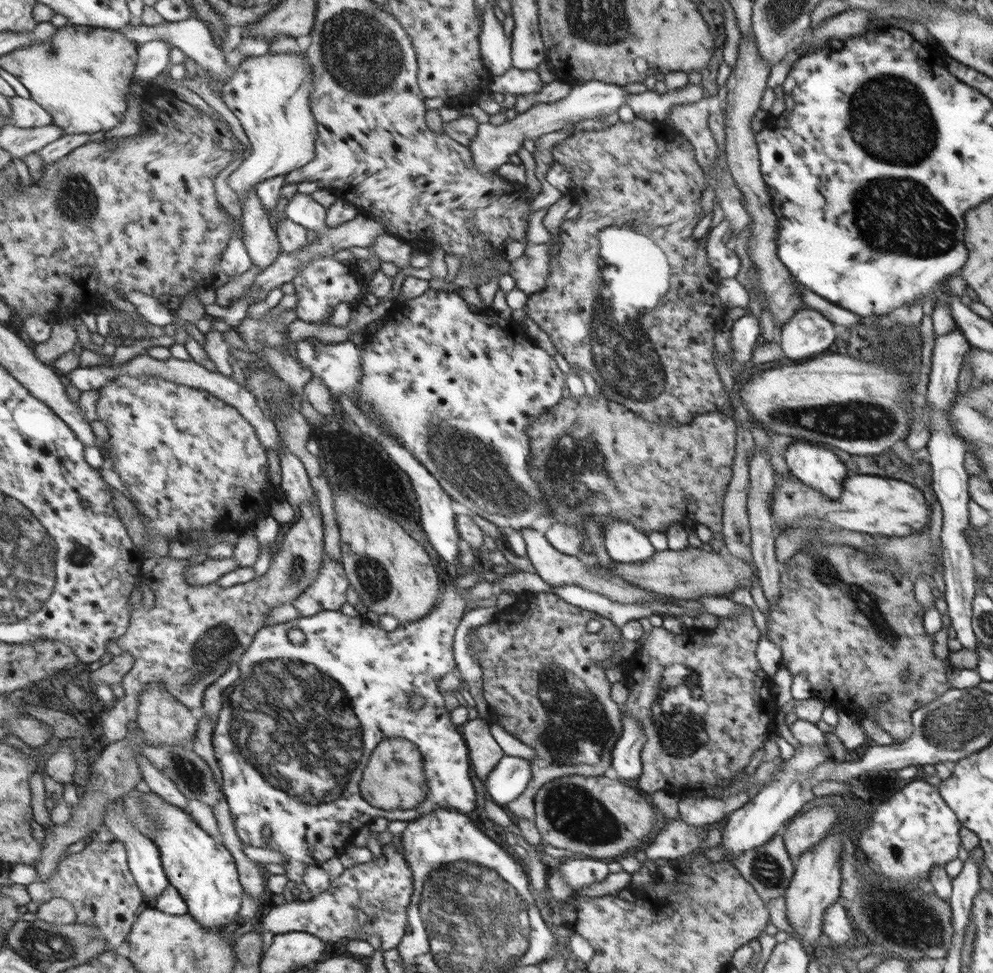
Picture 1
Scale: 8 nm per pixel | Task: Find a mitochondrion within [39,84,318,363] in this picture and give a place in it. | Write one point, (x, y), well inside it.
(72, 196)

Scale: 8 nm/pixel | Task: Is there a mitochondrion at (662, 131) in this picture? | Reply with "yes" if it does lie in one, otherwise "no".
no

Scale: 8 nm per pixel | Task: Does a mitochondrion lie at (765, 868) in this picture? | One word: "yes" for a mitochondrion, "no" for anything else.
yes

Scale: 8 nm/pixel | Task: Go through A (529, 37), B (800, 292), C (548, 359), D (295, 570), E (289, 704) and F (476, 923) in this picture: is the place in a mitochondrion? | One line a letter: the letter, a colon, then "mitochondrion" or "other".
A: other
B: other
C: other
D: mitochondrion
E: mitochondrion
F: mitochondrion

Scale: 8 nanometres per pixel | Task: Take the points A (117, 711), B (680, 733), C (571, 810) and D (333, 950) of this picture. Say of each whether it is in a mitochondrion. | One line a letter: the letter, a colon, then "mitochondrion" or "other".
A: other
B: mitochondrion
C: mitochondrion
D: other

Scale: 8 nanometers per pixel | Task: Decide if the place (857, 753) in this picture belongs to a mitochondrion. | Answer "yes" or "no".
no

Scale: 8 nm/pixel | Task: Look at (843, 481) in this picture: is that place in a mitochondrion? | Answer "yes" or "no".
no

